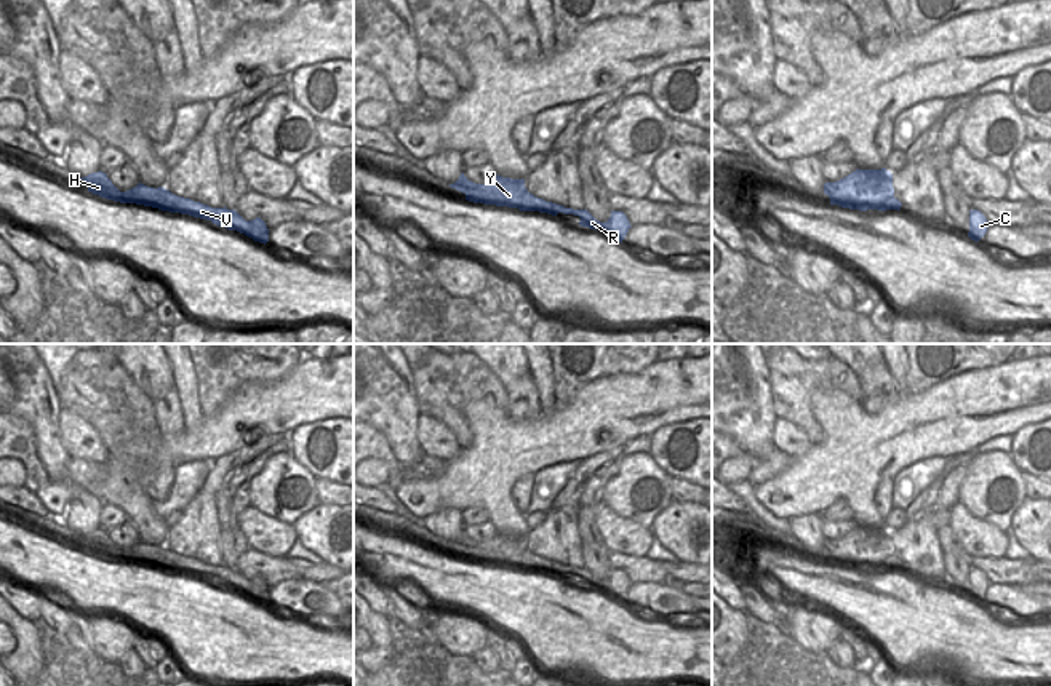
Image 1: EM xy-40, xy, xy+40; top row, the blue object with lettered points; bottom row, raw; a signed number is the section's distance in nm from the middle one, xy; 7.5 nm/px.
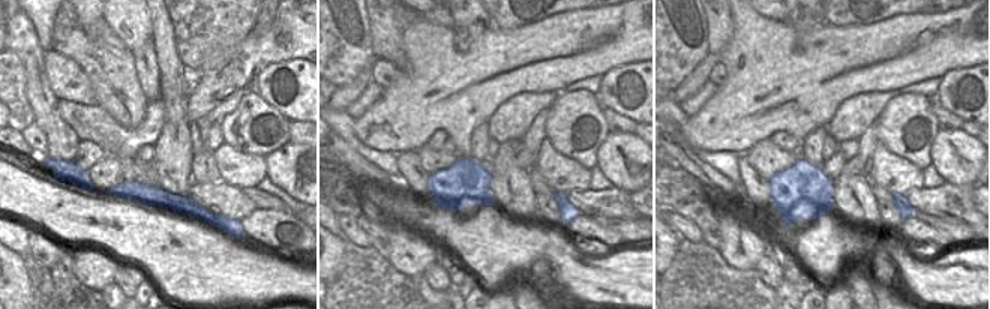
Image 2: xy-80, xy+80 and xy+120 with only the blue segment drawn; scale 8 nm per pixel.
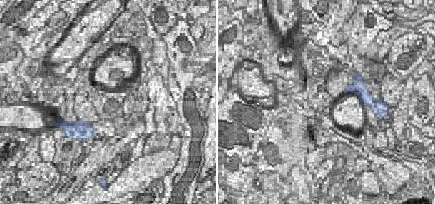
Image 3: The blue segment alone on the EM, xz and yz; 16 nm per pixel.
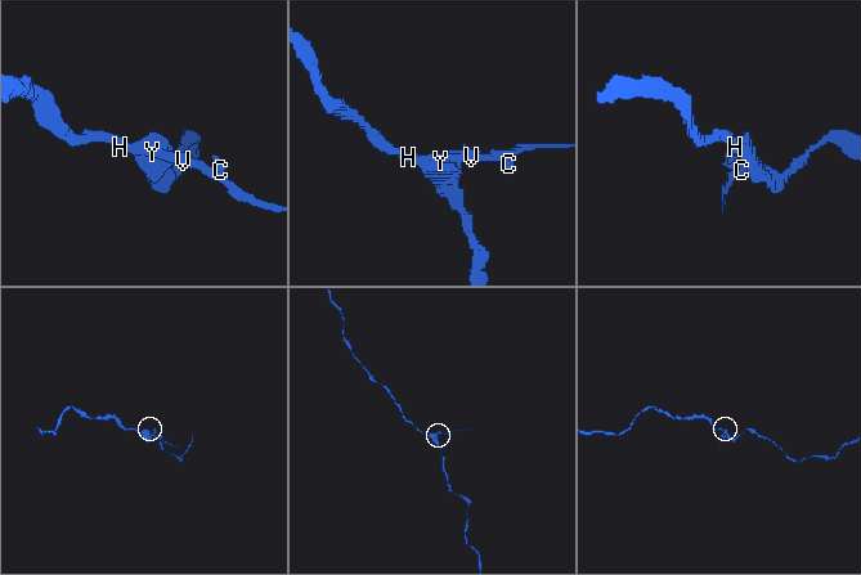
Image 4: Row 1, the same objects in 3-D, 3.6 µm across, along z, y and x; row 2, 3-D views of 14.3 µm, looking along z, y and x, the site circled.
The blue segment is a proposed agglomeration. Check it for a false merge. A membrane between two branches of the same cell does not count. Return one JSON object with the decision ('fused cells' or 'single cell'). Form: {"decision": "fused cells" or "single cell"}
{"decision": "fused cells"}

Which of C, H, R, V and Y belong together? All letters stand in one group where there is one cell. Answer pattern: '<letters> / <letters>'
C R V / H Y

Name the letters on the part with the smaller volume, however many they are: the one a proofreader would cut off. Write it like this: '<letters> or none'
C, R, V

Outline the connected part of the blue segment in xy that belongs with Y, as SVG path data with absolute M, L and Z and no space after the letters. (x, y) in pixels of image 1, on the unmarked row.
M461 531L459 537L450 545L462 550L469 560L509 566L518 566L528 550L525 537L510 537L499 532L486 542L475 542Z

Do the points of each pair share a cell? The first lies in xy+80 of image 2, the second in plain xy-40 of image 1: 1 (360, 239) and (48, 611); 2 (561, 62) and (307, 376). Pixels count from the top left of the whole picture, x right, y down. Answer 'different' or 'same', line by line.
1: same
2: same

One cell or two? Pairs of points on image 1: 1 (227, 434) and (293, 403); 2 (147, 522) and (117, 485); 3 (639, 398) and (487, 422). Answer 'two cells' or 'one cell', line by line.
1: one cell
2: one cell
3: one cell

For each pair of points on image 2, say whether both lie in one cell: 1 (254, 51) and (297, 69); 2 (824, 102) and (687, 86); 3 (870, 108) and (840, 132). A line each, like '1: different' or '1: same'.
1: different
2: same
3: same

